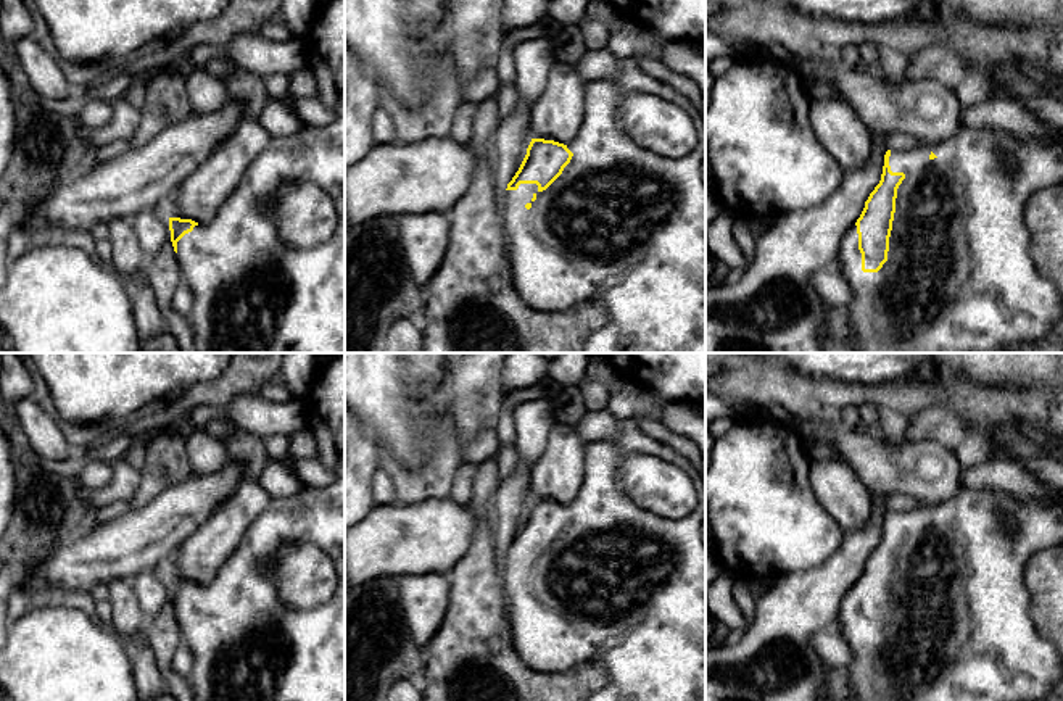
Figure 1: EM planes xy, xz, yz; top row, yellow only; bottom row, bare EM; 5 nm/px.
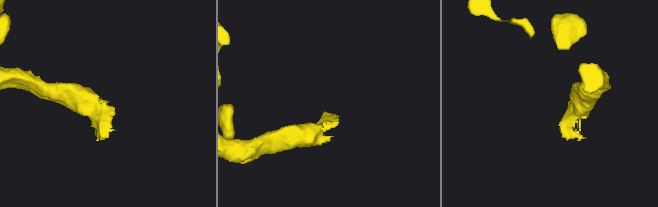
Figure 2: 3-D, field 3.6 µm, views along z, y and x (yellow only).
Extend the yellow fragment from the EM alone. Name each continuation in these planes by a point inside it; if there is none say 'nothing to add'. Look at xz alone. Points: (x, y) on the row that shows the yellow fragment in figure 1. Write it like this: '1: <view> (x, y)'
1: xz (625, 226)

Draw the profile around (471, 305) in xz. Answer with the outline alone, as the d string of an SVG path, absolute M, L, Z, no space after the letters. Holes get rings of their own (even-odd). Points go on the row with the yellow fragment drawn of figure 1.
M494 95L478 103L467 119L467 140L477 156L469 190L449 211L446 255L425 284L425 305L419 316L424 353L583 353L589 332L607 322L607 309L588 300L567 313L541 313L523 303L514 285L507 255L507 232L498 211L493 180L493 137L499 126Z

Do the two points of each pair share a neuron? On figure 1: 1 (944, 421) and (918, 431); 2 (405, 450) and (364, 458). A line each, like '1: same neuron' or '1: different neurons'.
1: same neuron
2: different neurons

